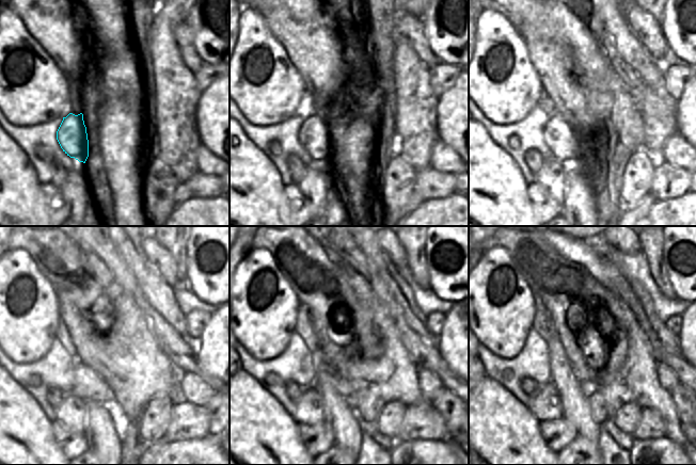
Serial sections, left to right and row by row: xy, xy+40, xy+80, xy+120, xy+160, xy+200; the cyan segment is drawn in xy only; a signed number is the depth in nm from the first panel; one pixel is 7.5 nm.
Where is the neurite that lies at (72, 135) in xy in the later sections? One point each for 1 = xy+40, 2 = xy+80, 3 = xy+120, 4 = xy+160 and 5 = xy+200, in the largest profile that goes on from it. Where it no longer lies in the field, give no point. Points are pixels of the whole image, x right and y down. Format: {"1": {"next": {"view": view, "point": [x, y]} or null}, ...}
{"1": {"next": {"view": "xy+40", "point": [315, 134]}}, "2": {"next": {"view": "xy+80", "point": [566, 147]}}, "3": {"next": {"view": "xy+120", "point": [88, 385]}}, "4": {"next": {"view": "xy+160", "point": [343, 387]}}, "5": {"next": {"view": "xy+200", "point": [589, 389]}}}

